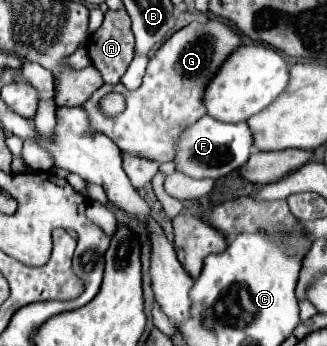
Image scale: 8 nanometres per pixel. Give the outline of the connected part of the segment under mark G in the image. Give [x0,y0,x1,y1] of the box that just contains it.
[84,17,242,163]

